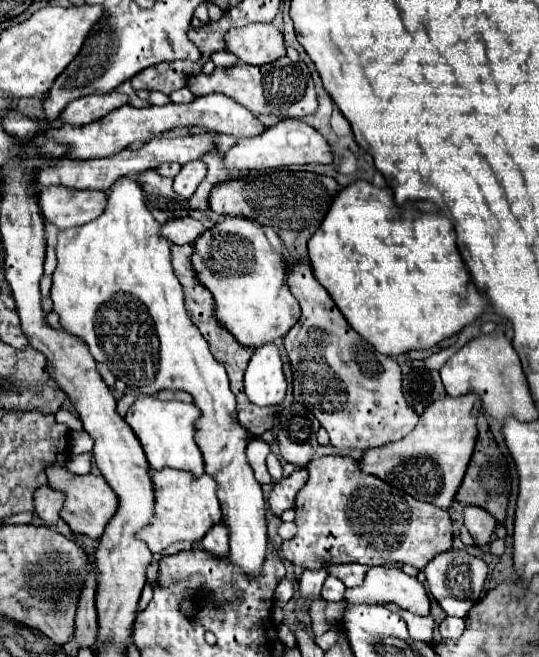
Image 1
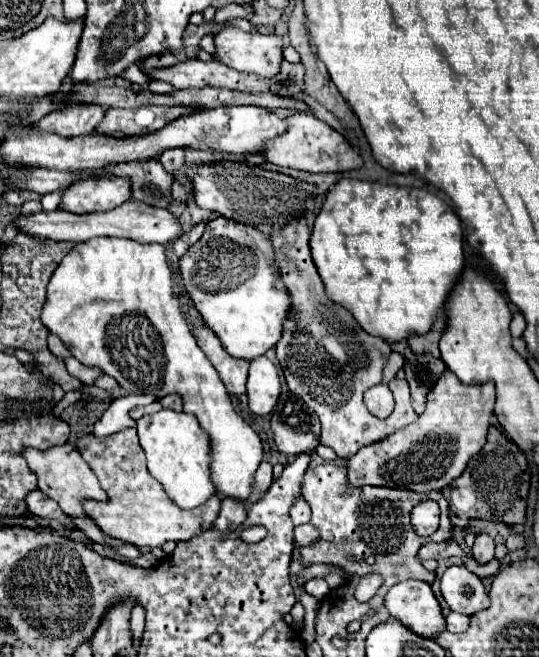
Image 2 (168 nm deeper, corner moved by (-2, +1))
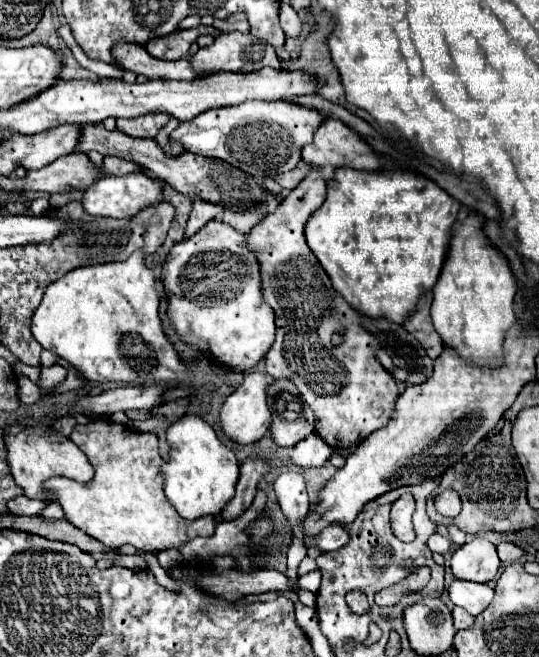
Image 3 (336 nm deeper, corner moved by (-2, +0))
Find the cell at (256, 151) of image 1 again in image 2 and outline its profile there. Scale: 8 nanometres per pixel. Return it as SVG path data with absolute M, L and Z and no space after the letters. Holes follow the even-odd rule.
M311 112L289 116L285 124L287 124L287 130L283 134L263 144L261 156L265 162L275 166L307 170L307 172L345 172L345 170L355 170L363 166L361 156L351 148L351 144L337 130L317 120Z

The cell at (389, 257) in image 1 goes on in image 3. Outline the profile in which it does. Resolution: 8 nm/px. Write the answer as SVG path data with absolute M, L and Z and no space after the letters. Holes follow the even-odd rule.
M335 169L333 179L327 183L325 203L309 217L305 225L307 245L329 275L333 289L341 293L355 311L361 311L367 317L385 317L389 321L403 323L415 309L419 295L431 291L441 273L449 247L451 225L457 219L461 203L435 183L419 181L427 181L427 177L409 171L377 173Z

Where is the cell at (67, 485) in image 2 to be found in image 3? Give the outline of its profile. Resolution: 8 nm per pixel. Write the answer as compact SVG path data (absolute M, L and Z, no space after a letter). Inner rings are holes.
M11 425L5 431L5 449L7 449L7 463L11 469L13 479L21 485L27 497L31 499L43 499L43 481L49 477L61 475L67 479L75 479L79 483L93 479L93 467L89 465L85 453L73 445L71 439L61 435L59 431L51 427L21 427Z

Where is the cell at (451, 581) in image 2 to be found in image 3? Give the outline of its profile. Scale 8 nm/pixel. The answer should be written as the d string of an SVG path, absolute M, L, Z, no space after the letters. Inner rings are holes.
M455 579L449 587L449 597L455 605L467 609L473 617L477 617L493 601L493 589L485 583L471 583L471 581Z

